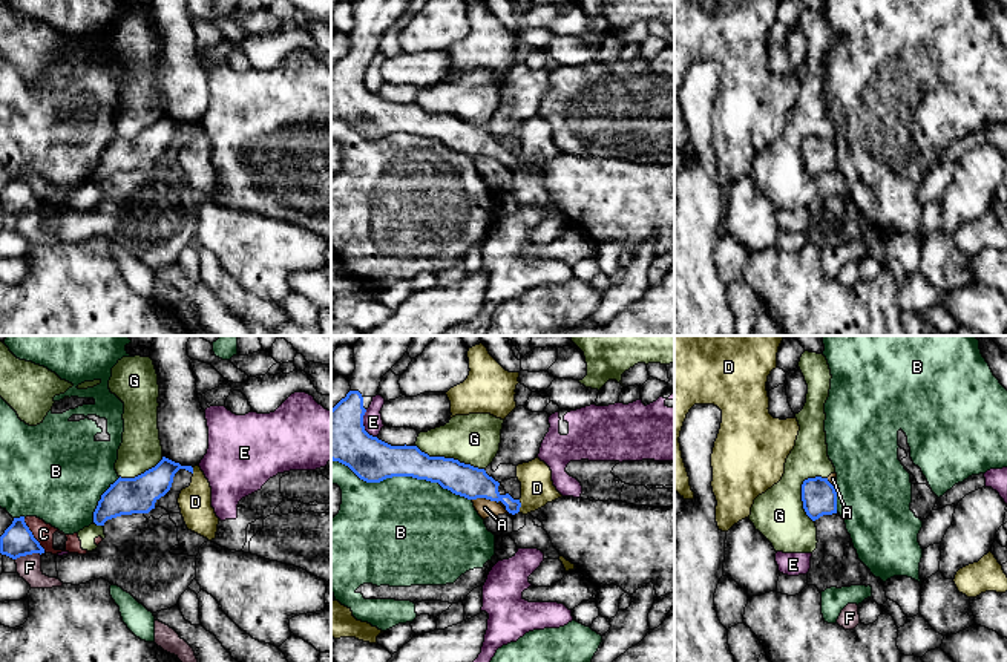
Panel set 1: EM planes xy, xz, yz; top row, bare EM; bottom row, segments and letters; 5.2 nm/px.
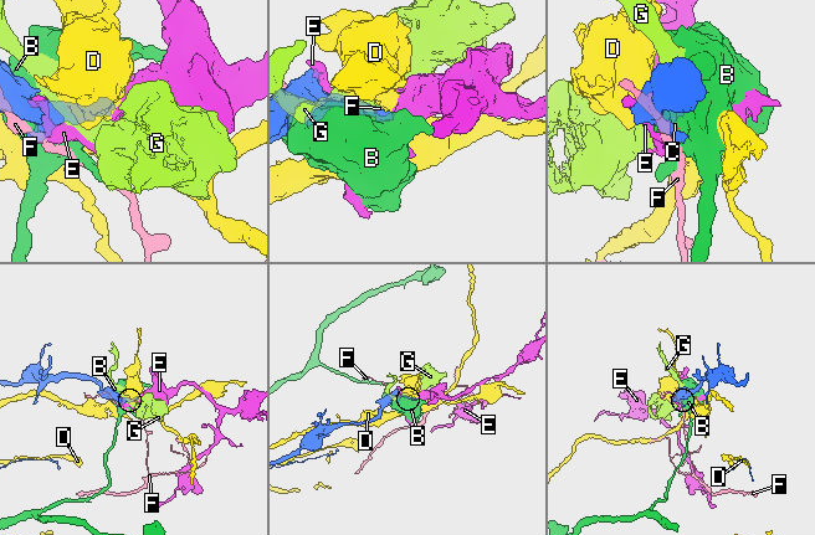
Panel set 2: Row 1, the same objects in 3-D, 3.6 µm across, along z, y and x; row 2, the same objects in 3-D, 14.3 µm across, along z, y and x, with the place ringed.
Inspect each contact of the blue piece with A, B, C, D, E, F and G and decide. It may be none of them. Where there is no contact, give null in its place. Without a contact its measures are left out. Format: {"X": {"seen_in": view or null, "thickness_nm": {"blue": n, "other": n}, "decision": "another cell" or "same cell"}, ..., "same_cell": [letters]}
{"A": {"seen_in": "xz", "thickness_nm": {"blue": 170, "other": 90}, "decision": "another cell"}, "B": {"seen_in": "xz", "thickness_nm": {"blue": 220, "other": 500}, "decision": "another cell"}, "C": {"seen_in": "xy", "thickness_nm": {"blue": 160, "other": 100}, "decision": "another cell"}, "D": {"seen_in": "xz", "thickness_nm": {"blue": 140, "other": 180}, "decision": "another cell"}, "E": {"seen_in": "xz", "thickness_nm": {"blue": 280, "other": 100}, "decision": "another cell"}, "F": {"seen_in": "xy", "thickness_nm": {"blue": 160, "other": 130}, "decision": "another cell"}, "G": {"seen_in": "xz", "thickness_nm": {"blue": 170, "other": 260}, "decision": "another cell"}, "same_cell": []}

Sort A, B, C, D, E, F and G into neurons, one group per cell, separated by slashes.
A C G / B / D / E / F

